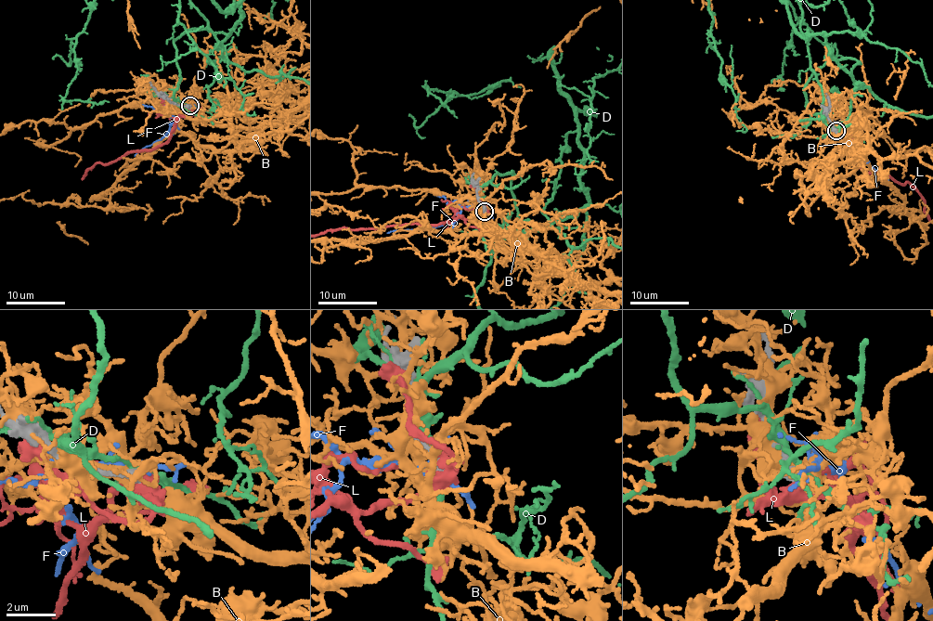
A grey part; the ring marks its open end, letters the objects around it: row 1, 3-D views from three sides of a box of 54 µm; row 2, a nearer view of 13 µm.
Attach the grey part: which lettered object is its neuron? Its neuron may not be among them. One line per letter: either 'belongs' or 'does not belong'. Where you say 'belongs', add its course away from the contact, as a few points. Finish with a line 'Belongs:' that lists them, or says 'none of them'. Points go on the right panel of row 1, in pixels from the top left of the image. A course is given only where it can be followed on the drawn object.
B: does not belong
D: does not belong
F: does not belong
L: does not belong
Belongs: none of them

